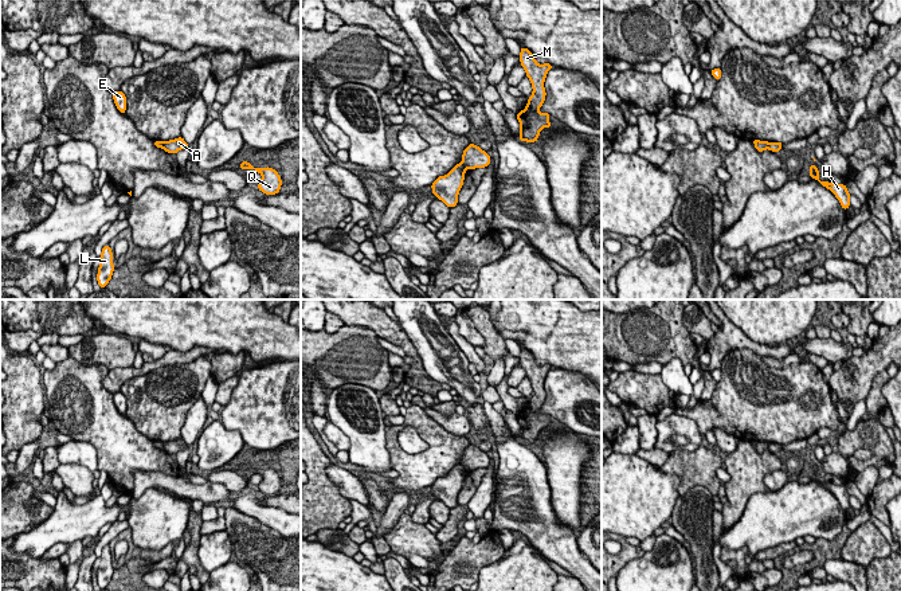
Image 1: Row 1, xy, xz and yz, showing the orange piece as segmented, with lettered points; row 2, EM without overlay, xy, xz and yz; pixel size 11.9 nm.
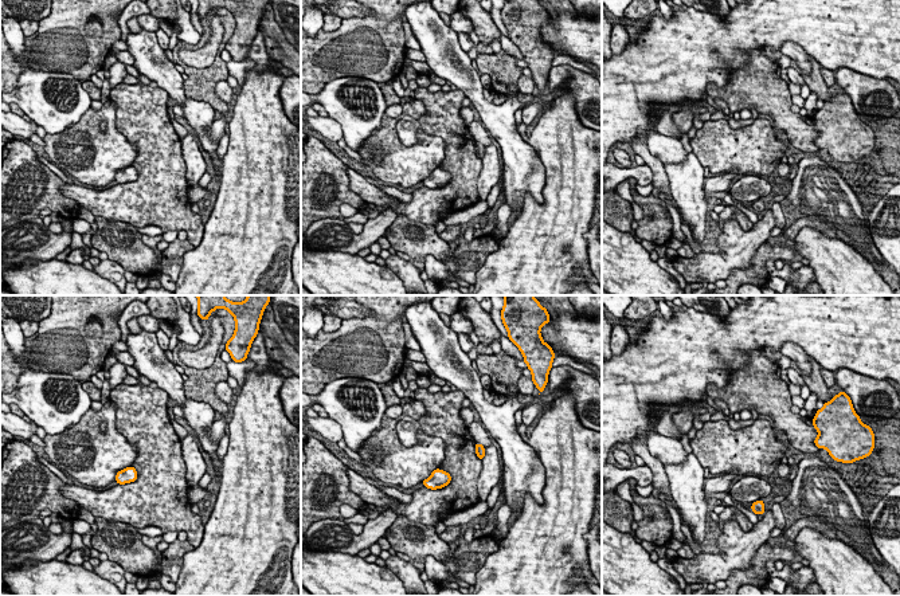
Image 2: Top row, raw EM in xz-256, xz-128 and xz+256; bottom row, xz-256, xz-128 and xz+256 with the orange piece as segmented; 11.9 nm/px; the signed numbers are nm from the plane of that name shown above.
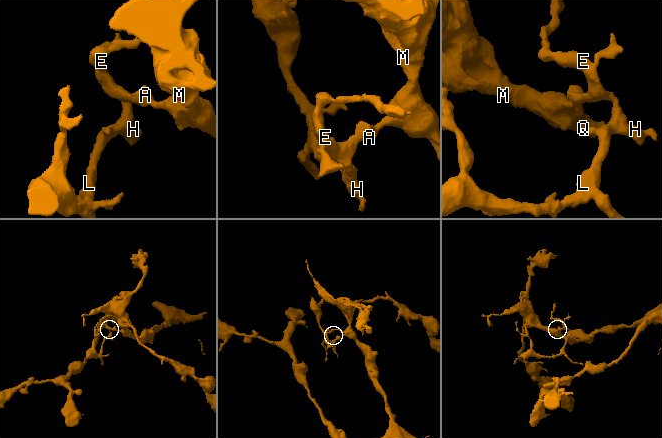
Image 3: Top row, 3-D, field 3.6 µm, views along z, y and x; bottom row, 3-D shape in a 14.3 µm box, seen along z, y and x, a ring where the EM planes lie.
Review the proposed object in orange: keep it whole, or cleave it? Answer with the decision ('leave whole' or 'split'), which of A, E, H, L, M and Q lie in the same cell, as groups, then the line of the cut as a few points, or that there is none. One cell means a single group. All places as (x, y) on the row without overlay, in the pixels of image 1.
split; groups A M Q / E H L; cut yz (767, 443), (768, 449)

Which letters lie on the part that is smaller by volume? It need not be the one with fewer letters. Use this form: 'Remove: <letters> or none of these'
Remove: E, H, L

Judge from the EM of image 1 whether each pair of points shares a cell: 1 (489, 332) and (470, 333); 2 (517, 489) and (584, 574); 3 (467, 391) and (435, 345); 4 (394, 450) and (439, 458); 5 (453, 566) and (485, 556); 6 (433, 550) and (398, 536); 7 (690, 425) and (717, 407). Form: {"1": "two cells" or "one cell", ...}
{"1": "two cells", "2": "one cell", "3": "one cell", "4": "one cell", "5": "one cell", "6": "one cell", "7": "two cells"}

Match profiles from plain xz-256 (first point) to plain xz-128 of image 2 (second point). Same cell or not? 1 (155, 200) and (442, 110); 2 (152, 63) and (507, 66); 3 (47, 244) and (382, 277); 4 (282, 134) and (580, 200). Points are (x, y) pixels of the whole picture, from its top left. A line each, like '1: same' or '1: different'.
1: same
2: different
3: different
4: same

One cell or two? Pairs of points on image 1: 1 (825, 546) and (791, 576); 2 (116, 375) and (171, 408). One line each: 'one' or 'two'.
1: one
2: two

